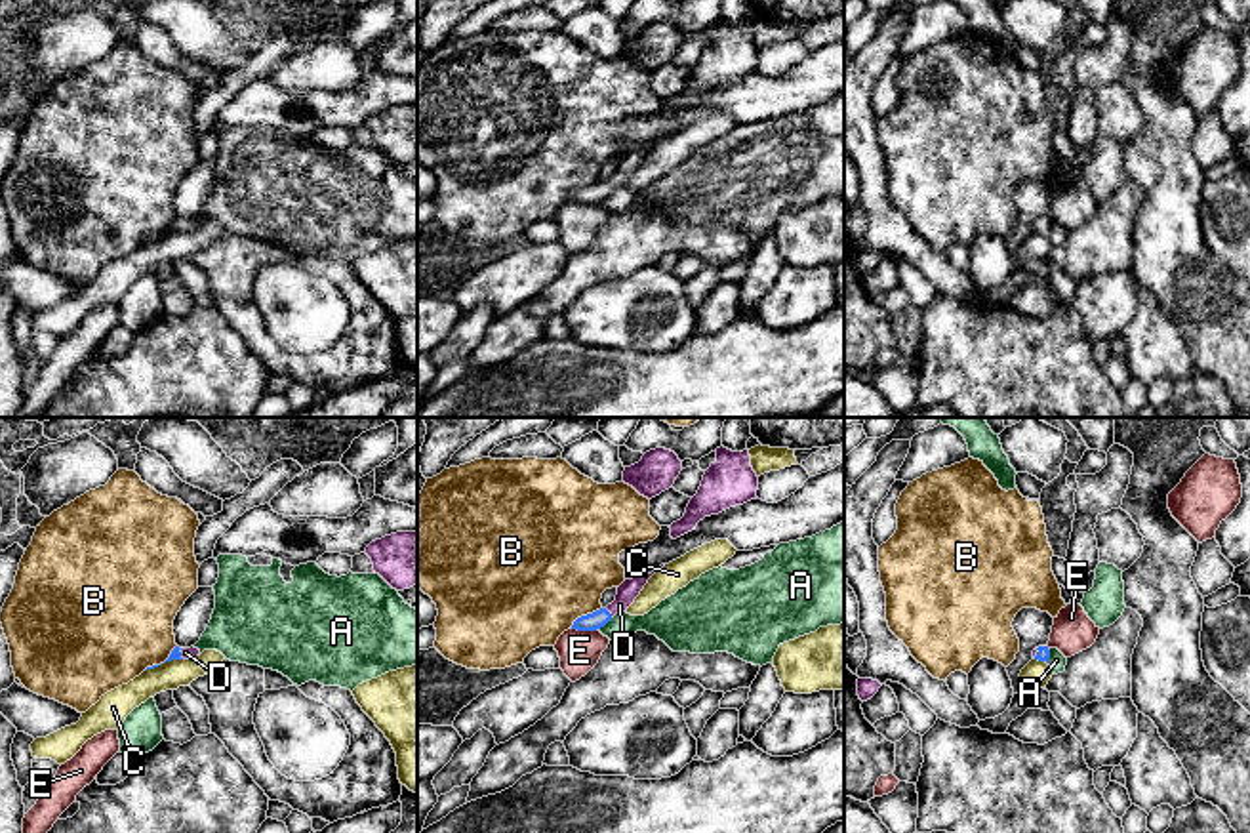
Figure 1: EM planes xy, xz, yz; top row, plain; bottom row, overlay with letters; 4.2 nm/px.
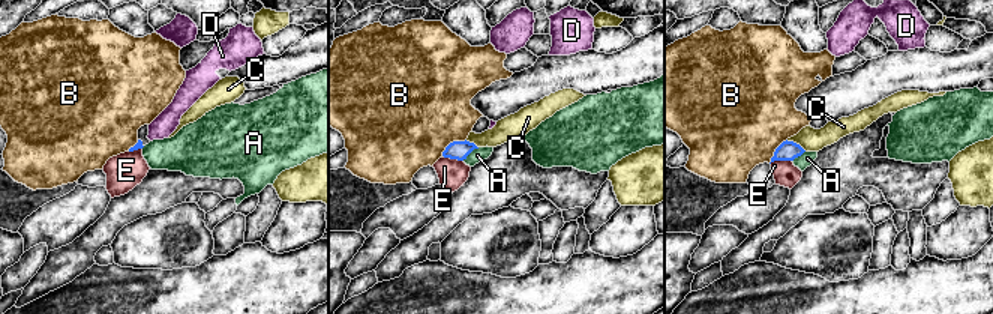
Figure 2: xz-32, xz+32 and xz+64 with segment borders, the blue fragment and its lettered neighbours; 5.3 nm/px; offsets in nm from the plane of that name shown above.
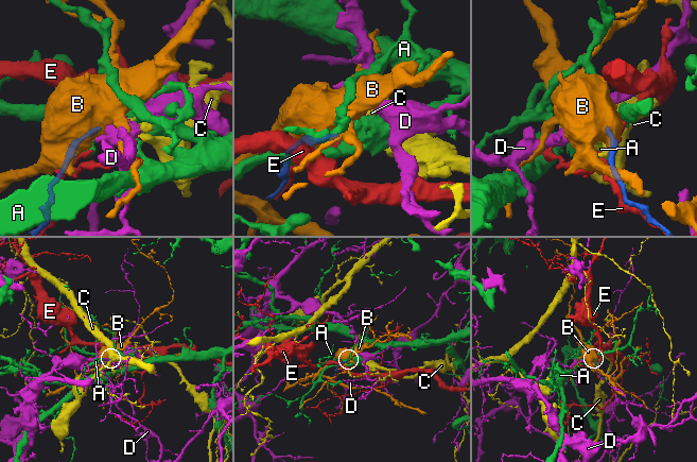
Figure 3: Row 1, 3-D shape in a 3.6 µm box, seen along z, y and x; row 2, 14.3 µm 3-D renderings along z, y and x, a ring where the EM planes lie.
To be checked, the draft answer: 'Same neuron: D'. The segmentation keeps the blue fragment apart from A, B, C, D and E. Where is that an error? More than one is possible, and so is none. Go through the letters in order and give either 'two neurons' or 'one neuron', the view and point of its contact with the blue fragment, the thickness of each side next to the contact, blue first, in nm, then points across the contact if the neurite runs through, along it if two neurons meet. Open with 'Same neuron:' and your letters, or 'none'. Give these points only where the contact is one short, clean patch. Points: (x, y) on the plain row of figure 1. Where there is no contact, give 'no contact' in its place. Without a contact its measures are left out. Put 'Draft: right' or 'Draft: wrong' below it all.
Same neuron: D
A: two neurons | xz (604, 197) | 80/140 nm | along xz (612, 191), (599, 203)
B: two neurons | xz (584, 189) | 80/480 nm
C: two neurons | xy (161, 237) | 50/130 nm
D: one neuron | xz (608, 185) | 80/90 nm | across xz (591, 195), (608, 185), (629, 162)
E: two neurons | xz (585, 203) | 80/180 nm
Draft: right

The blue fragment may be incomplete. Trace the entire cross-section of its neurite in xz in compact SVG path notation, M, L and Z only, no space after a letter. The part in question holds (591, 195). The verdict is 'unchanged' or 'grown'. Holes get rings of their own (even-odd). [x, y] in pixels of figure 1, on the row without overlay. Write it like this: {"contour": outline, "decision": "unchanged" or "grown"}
{"contour": "M655 141L648 149L625 152L617 160L617 168L615 168L615 173L612 177L608 177L606 181L600 181L600 183L593 185L593 187L577 191L574 194L574 198L572 198L572 202L577 202L577 204L596 204L596 202L604 200L615 187L627 185L627 181L635 175L635 172L640 168L640 164L648 156L648 152L657 143L659 141Z", "decision": "grown"}

